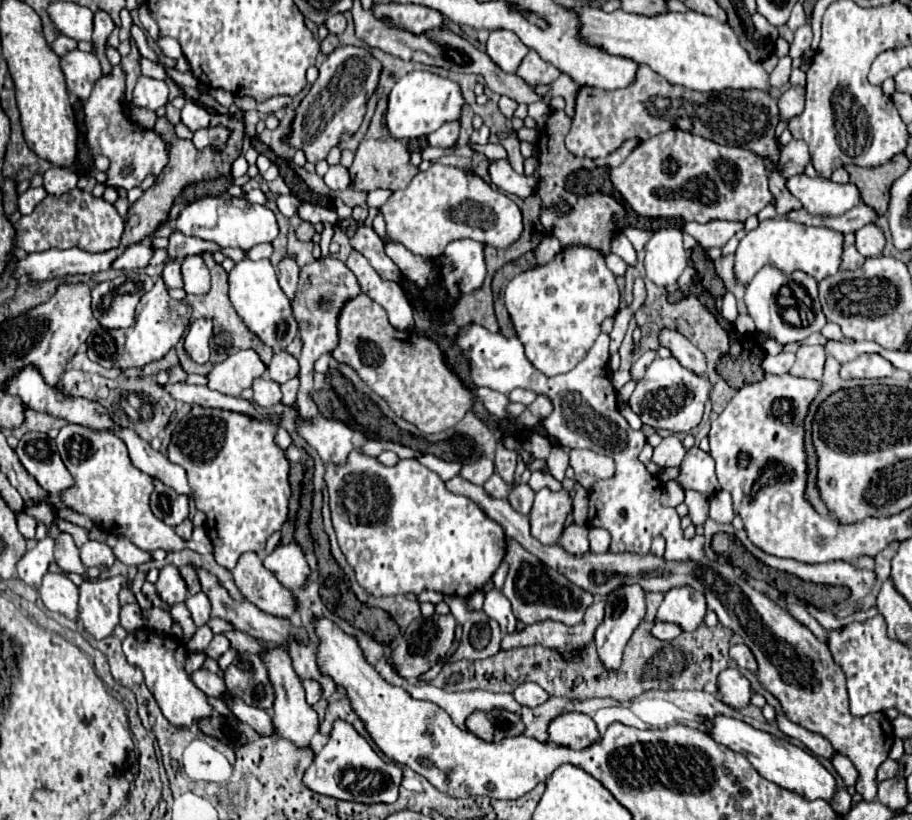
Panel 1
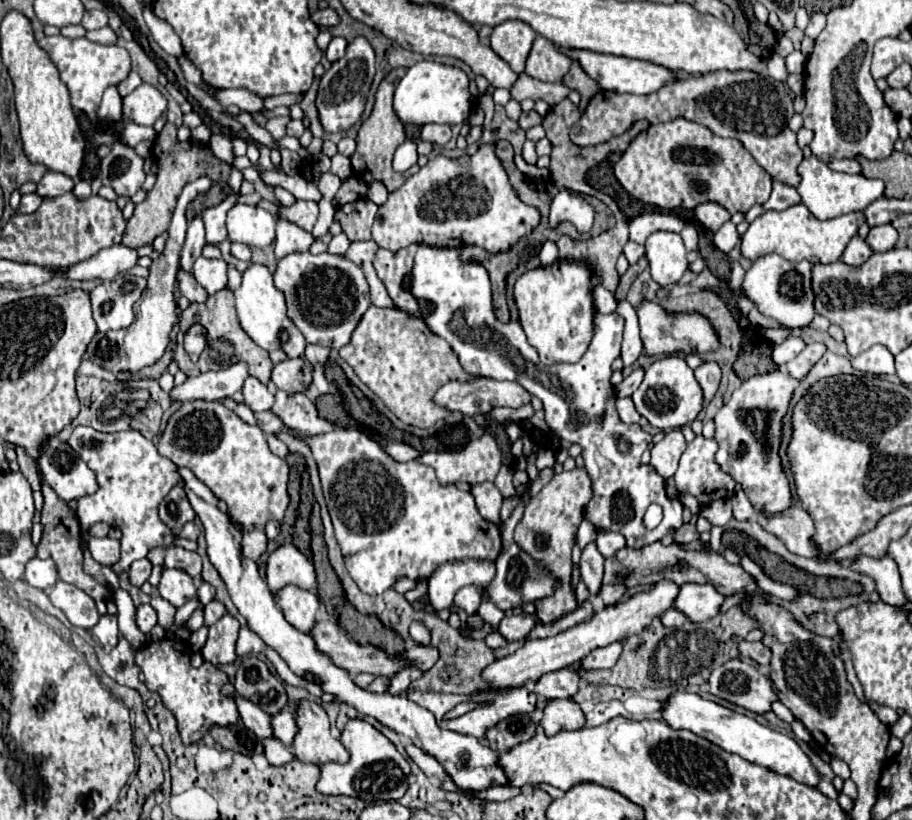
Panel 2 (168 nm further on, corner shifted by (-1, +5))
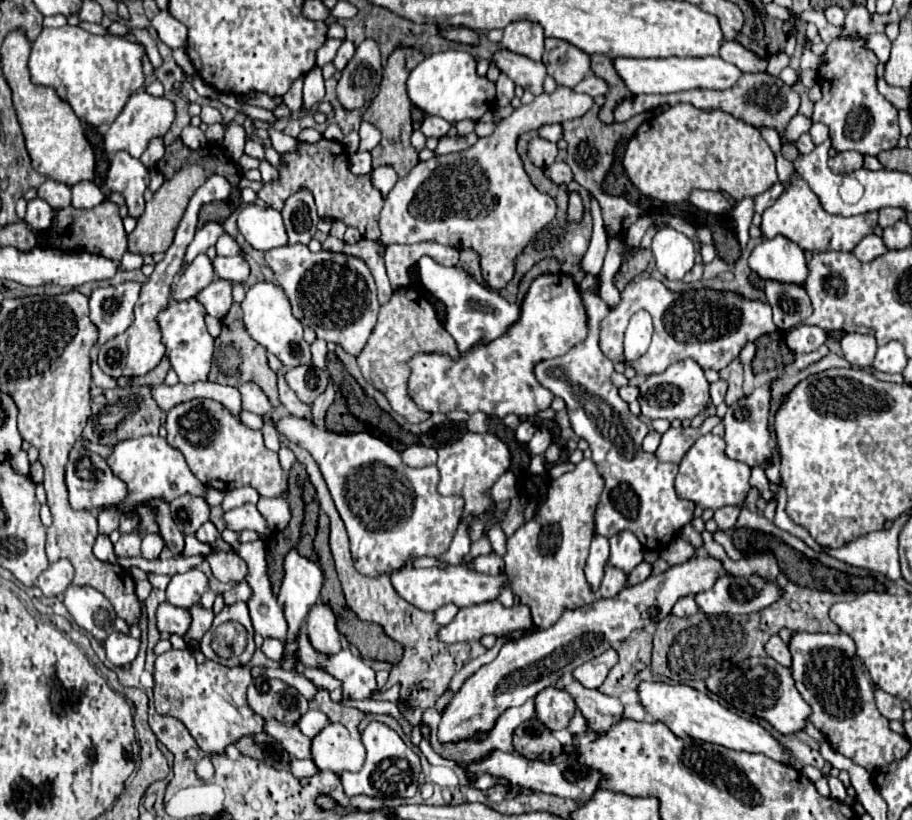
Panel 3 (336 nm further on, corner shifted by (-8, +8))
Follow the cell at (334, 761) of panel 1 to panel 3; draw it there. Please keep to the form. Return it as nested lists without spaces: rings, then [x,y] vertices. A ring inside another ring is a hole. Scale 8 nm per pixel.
[[[369,722],[367,728],[361,732],[363,746],[367,750],[367,760],[363,764],[363,770],[359,772],[341,772],[341,784],[347,796],[365,794],[373,798],[411,798],[415,796],[419,788],[419,756],[401,740],[401,736],[391,730],[387,724],[381,722]]]

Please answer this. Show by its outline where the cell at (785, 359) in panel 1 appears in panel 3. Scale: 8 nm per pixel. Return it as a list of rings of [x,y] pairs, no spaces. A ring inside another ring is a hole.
[[[801,326],[787,336],[787,346],[793,354],[813,352],[825,342],[825,332],[817,326]]]

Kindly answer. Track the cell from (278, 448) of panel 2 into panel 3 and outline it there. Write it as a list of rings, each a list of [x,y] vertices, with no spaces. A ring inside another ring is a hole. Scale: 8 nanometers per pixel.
[[[281,448],[279,450],[279,462],[281,462],[281,468],[285,470],[285,474],[289,474],[289,470],[291,470],[291,466],[293,466],[293,462],[295,462],[295,454],[289,450],[289,448]]]

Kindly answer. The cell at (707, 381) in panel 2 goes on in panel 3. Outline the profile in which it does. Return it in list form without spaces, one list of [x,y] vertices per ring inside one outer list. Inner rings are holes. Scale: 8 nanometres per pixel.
[[[717,380],[717,382],[711,382],[709,386],[709,392],[711,392],[711,404],[713,406],[719,406],[725,398],[725,392],[727,392],[727,382],[725,380]]]

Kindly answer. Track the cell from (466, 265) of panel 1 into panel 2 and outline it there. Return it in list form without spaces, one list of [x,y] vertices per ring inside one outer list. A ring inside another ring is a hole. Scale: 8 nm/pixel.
[[[420,245],[418,253],[414,257],[412,265],[412,295],[416,299],[426,299],[434,303],[434,313],[426,317],[426,325],[440,337],[444,337],[452,351],[458,355],[460,365],[464,367],[466,373],[470,375],[486,375],[494,379],[508,379],[508,381],[518,381],[528,393],[538,397],[544,403],[546,411],[546,423],[552,427],[556,435],[570,443],[578,443],[582,447],[582,457],[584,465],[592,477],[592,489],[594,497],[586,507],[584,519],[590,521],[596,529],[602,531],[618,531],[626,537],[628,547],[644,547],[648,543],[660,541],[664,535],[674,533],[678,527],[682,527],[682,503],[680,501],[670,501],[666,491],[664,491],[664,479],[656,473],[652,465],[642,465],[640,455],[652,441],[652,435],[642,431],[640,425],[626,425],[620,421],[616,413],[616,393],[610,383],[612,375],[612,363],[614,359],[620,357],[620,343],[622,343],[622,329],[624,329],[624,319],[618,313],[608,313],[602,315],[596,311],[594,315],[594,335],[592,341],[582,355],[578,363],[556,363],[556,365],[544,365],[538,361],[536,349],[526,341],[526,335],[520,327],[518,321],[508,321],[500,323],[494,315],[494,305],[492,305],[492,291],[490,291],[490,279],[486,269],[480,263],[462,263],[458,259],[460,249],[440,249],[440,247],[428,247]],[[658,503],[664,509],[664,519],[656,529],[646,529],[642,523],[644,511],[648,505]]]

